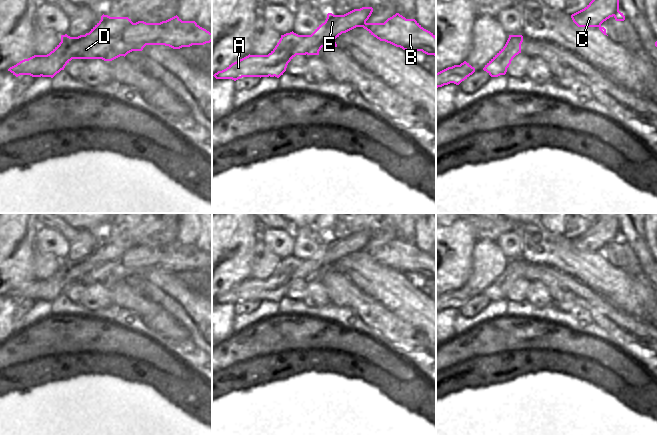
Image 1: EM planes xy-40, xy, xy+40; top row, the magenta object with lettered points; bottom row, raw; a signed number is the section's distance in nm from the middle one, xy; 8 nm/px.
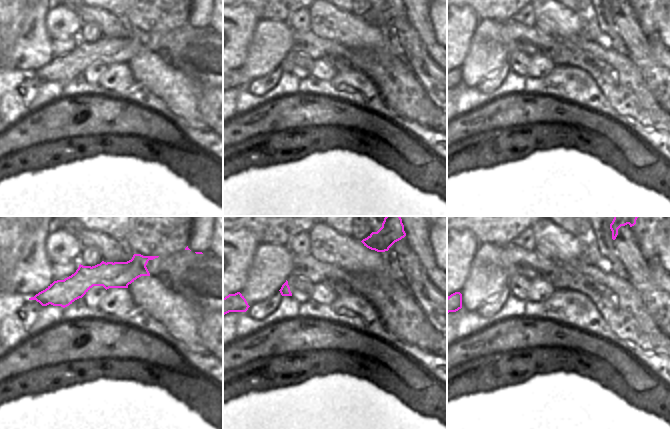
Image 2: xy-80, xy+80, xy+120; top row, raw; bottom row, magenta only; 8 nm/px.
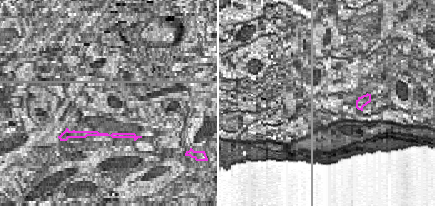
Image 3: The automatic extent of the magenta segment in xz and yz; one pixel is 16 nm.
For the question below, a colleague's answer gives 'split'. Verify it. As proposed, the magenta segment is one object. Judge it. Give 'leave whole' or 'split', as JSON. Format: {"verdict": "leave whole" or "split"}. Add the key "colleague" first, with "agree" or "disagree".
{"colleague": "agree", "verdict": "split"}

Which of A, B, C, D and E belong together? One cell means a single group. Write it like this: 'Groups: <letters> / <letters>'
Groups: A C E / B D.

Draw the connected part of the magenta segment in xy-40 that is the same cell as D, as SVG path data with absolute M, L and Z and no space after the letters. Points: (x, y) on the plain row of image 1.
M177 239L160 247L146 247L138 245L127 251L122 257L94 265L89 262L89 257L85 258L85 262L80 265L72 265L67 274L57 279L58 285L61 285L61 294L72 283L102 283L104 285L112 285L120 280L126 280L132 275L142 275L146 269L165 269L173 273L182 271L190 271L192 269L204 269L212 265L212 257L200 251L195 245L182 245Z

